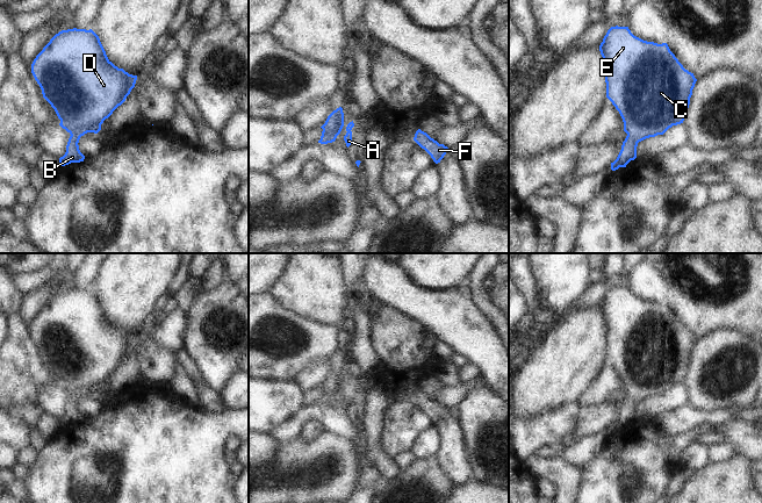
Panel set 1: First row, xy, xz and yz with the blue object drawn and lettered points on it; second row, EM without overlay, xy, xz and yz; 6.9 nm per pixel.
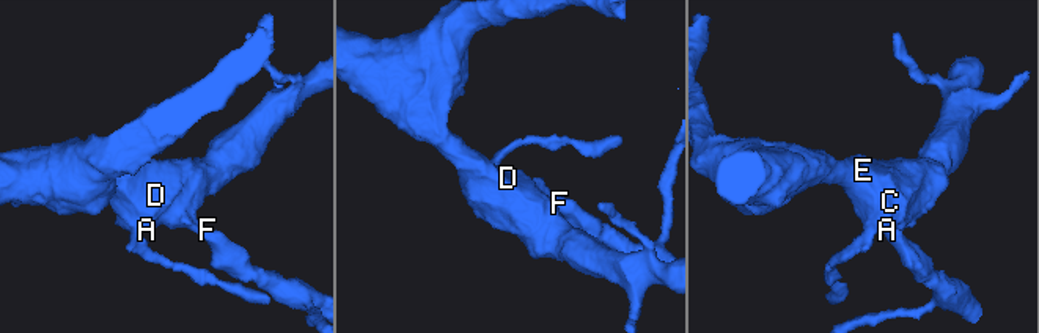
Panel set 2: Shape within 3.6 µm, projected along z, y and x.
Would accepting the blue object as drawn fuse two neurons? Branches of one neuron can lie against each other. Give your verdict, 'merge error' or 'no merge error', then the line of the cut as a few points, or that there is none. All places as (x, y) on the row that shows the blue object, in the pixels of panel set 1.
no merge error | no cut

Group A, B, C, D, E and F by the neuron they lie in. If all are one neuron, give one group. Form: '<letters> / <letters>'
A B C D E F

